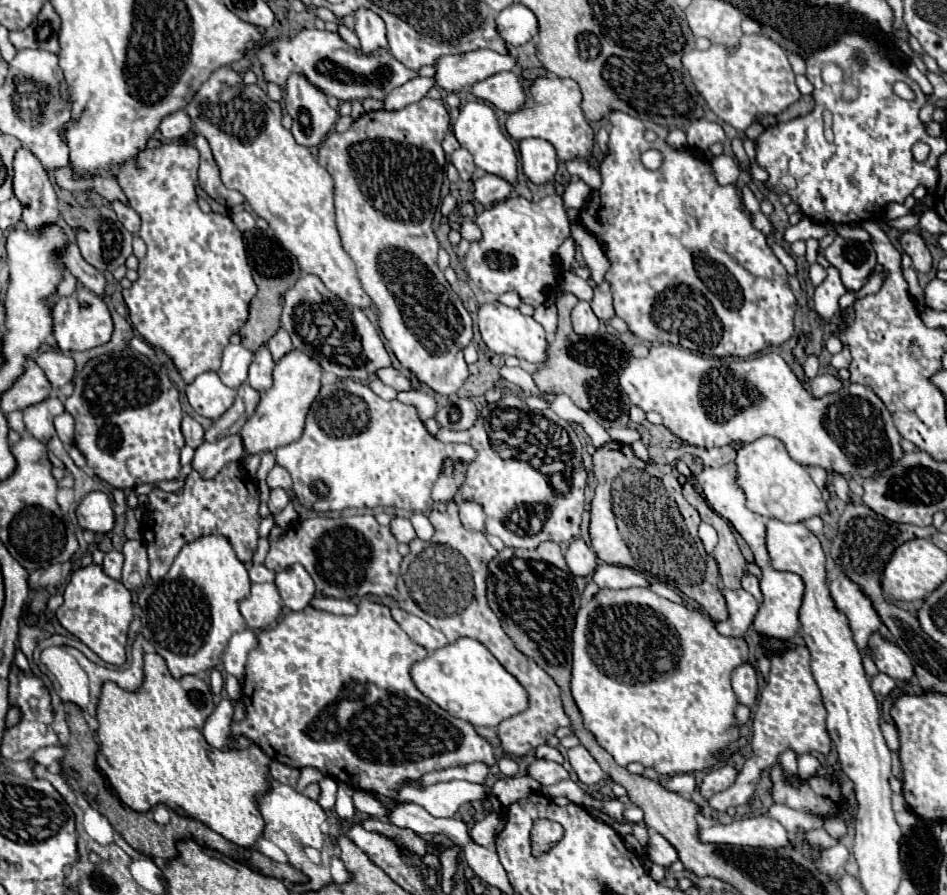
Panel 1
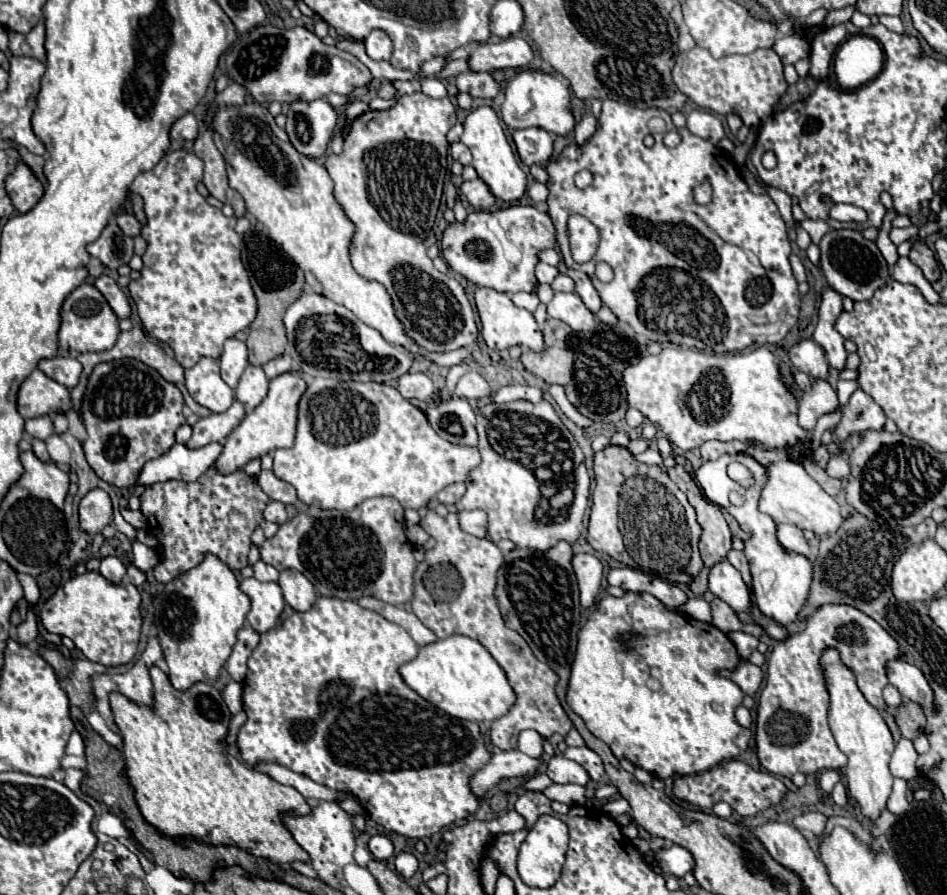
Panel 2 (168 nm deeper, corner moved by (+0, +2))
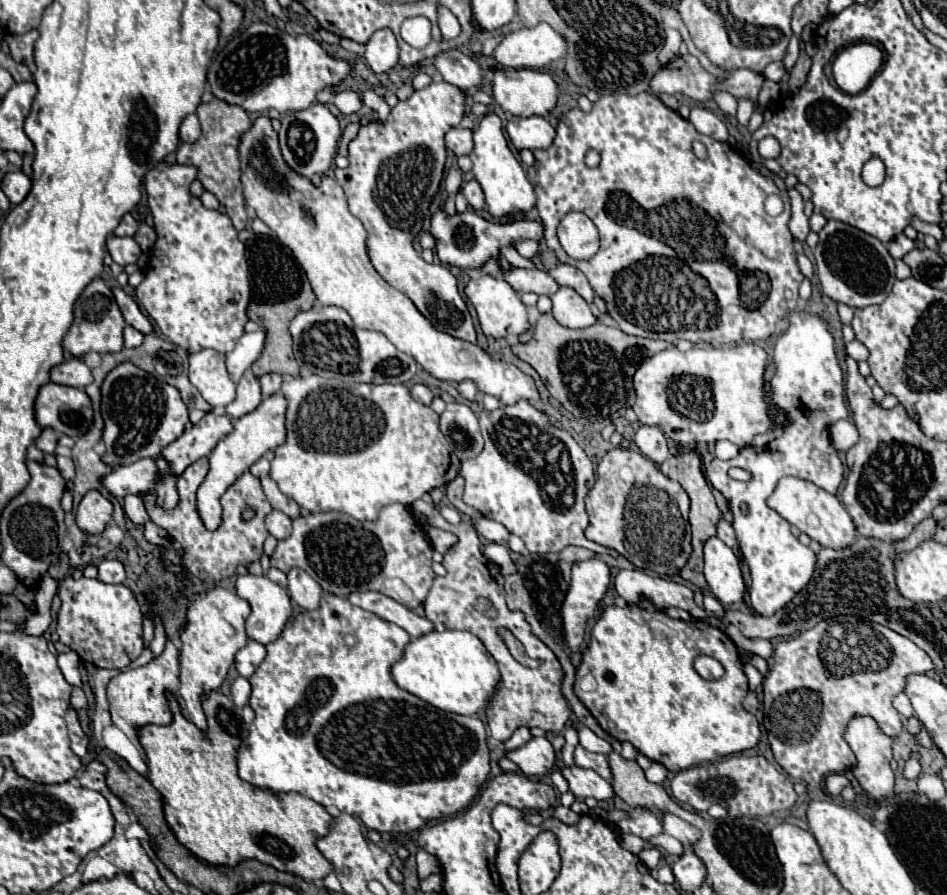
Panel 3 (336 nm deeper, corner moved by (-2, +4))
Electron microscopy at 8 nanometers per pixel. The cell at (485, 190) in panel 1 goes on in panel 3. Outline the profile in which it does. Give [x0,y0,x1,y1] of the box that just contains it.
[462,180,484,210]

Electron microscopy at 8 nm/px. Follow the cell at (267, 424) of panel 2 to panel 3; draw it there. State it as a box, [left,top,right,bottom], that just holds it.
[196,396,286,530]

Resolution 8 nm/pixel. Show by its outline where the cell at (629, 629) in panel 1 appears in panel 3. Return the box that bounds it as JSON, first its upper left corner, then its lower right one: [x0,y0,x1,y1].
[574,606,758,772]

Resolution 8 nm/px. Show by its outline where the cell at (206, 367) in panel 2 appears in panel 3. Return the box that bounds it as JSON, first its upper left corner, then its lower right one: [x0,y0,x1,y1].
[190,350,236,408]

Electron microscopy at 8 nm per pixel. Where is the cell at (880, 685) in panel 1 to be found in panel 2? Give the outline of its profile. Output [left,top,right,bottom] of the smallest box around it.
[884,684,902,706]

